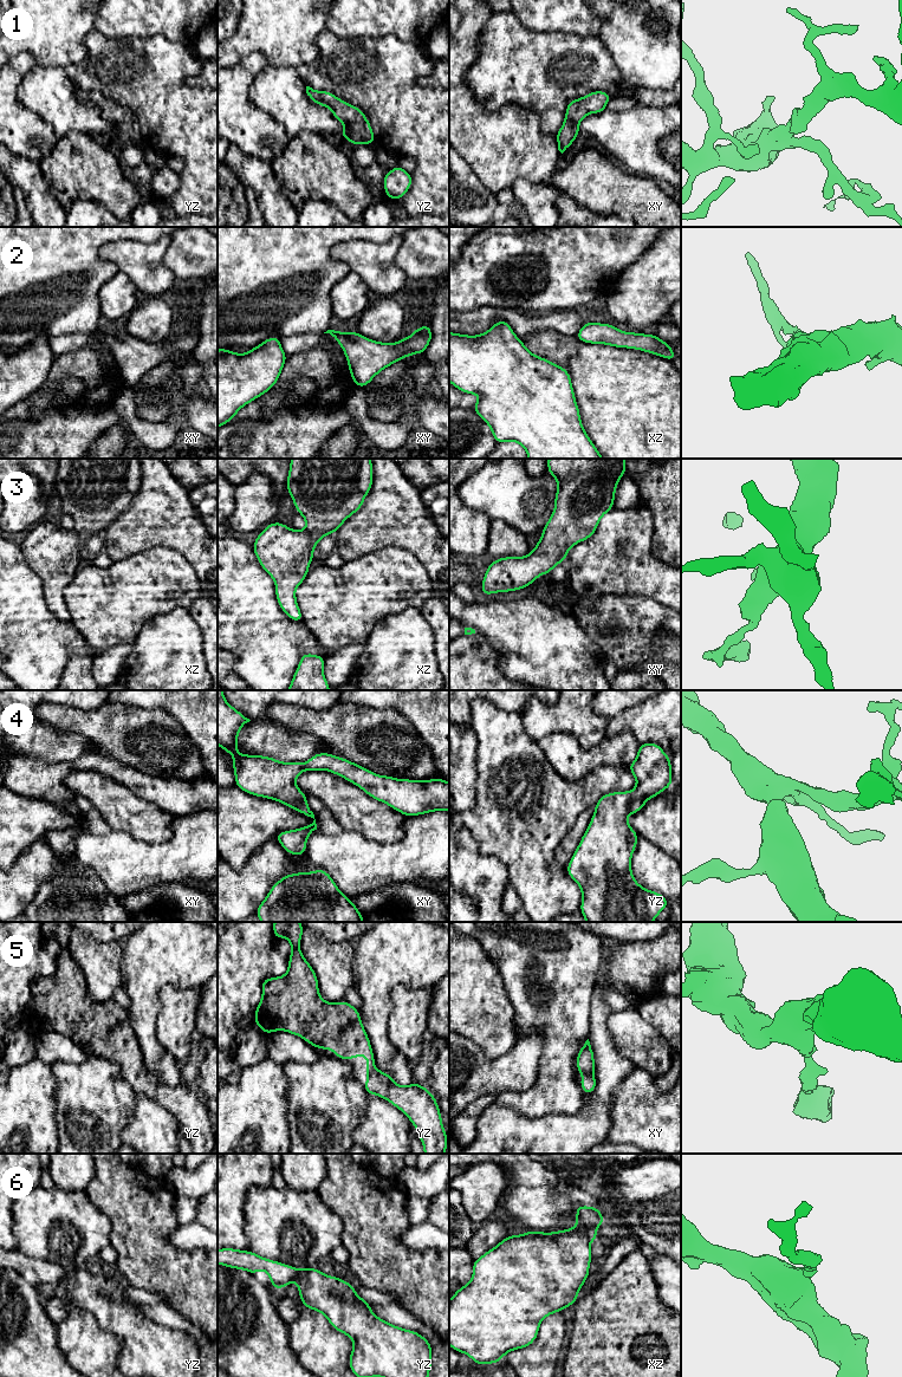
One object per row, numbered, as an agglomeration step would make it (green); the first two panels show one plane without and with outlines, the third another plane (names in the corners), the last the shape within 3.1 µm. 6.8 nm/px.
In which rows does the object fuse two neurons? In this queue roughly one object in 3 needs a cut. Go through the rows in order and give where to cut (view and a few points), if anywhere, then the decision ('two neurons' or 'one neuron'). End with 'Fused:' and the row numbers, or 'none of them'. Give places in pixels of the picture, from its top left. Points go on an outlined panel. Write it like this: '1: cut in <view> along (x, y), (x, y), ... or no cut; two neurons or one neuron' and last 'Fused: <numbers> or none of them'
1: no cut; one neuron
2: no cut; one neuron
3: no cut; one neuron
4: no cut; one neuron
5: no cut; one neuron
6: cut in xz along (577, 1223), (590, 1240); two neurons
Fused: 6

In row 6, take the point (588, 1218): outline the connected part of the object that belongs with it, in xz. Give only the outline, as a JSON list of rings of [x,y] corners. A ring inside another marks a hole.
[[[577,1206],[576,1219],[577,1225],[588,1233],[590,1241],[598,1239],[596,1229],[602,1226],[605,1219],[597,1207]]]

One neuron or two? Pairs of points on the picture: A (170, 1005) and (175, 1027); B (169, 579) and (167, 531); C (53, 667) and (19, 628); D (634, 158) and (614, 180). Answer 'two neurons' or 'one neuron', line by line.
A: one neuron
B: two neurons
C: one neuron
D: two neurons

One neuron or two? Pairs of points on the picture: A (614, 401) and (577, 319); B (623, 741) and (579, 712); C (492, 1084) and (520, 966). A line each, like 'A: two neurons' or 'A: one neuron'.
A: two neurons
B: two neurons
C: two neurons

